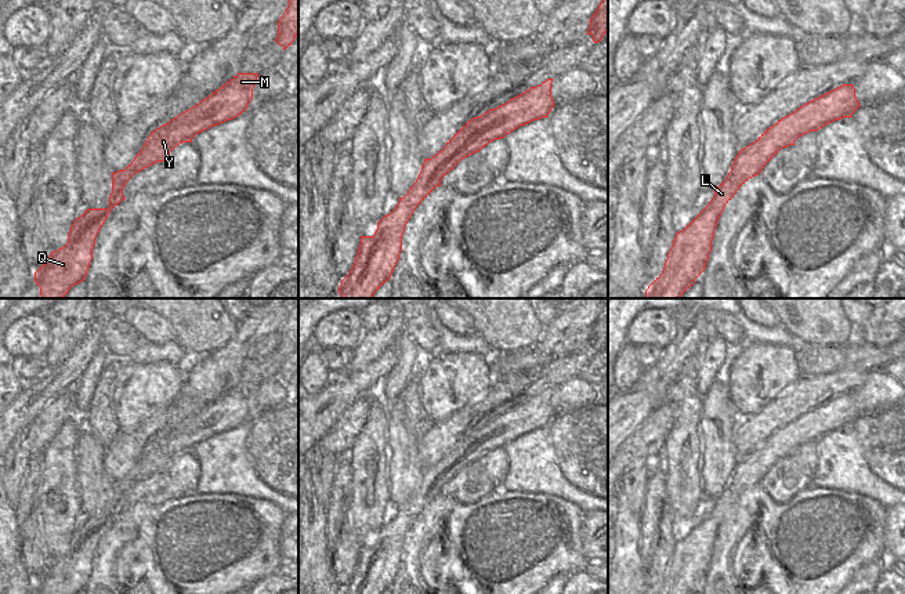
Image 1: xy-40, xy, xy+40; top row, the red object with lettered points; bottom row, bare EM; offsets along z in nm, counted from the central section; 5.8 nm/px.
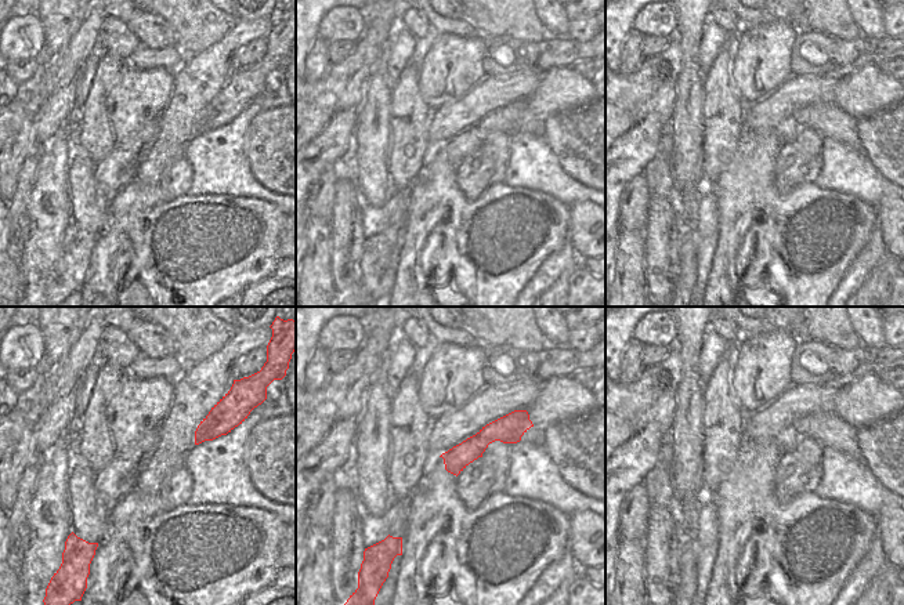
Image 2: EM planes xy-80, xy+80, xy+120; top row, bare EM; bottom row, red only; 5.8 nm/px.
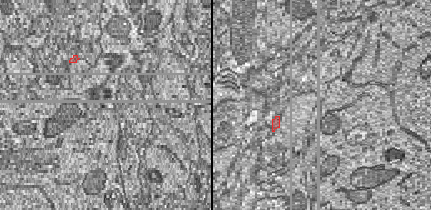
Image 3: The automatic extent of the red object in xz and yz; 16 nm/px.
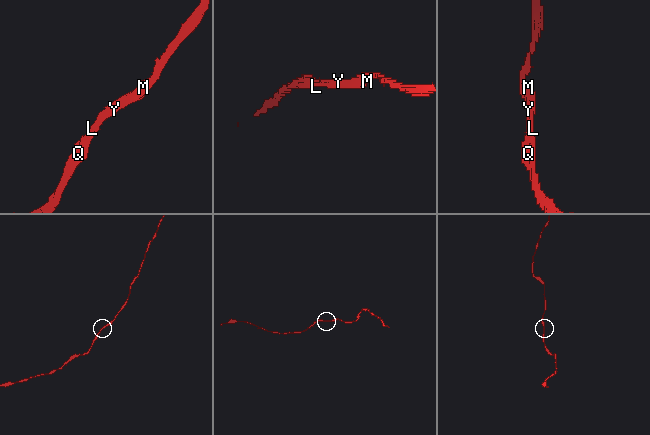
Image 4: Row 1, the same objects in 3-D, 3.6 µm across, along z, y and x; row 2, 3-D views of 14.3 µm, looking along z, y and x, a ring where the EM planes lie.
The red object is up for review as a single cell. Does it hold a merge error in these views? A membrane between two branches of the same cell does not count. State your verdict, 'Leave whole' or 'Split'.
Leave whole.

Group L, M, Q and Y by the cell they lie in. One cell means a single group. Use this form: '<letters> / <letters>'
L M Q Y

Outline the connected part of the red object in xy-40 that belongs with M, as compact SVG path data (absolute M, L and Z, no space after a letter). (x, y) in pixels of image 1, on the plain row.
M238 383L207 408L152 441L134 470L124 479L112 482L109 517L87 518L77 526L70 536L68 553L50 564L35 582L35 591L37 594L83 591L93 569L95 547L111 519L126 508L123 497L128 489L158 471L167 471L177 454L192 452L196 443L242 424L253 409L257 387L258 383Z

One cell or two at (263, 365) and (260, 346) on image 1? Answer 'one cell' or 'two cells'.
two cells

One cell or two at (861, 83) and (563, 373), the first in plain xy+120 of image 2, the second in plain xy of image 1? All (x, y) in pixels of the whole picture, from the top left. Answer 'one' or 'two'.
two

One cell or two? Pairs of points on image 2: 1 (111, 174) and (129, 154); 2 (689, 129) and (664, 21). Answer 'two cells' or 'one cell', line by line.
1: one cell
2: two cells

